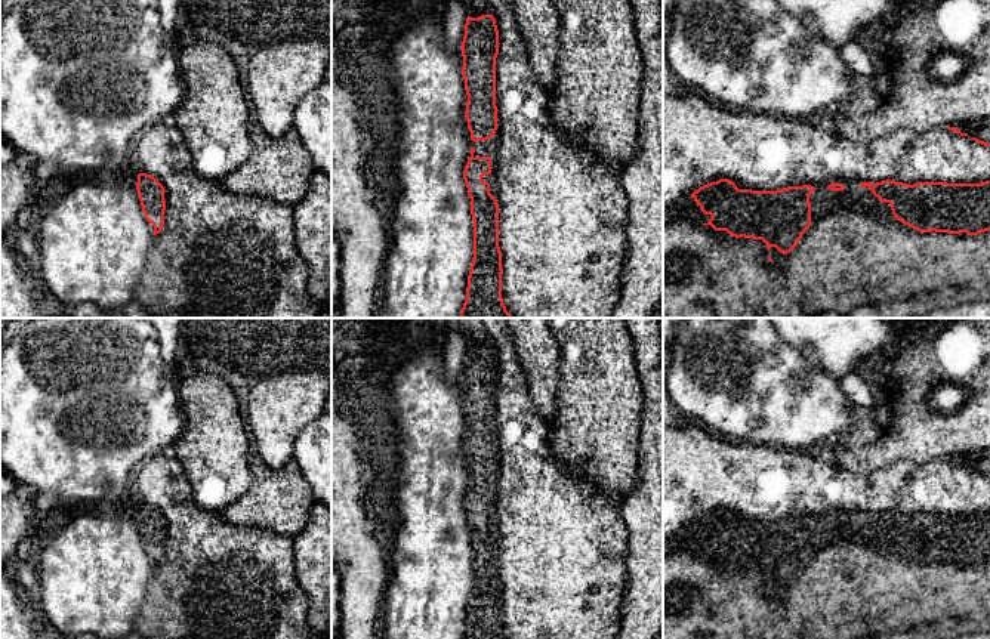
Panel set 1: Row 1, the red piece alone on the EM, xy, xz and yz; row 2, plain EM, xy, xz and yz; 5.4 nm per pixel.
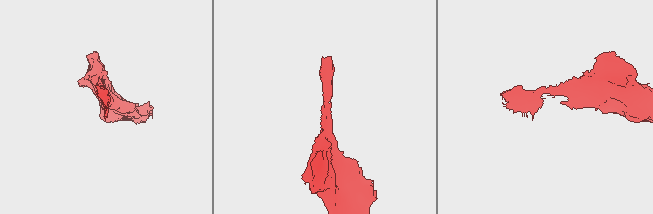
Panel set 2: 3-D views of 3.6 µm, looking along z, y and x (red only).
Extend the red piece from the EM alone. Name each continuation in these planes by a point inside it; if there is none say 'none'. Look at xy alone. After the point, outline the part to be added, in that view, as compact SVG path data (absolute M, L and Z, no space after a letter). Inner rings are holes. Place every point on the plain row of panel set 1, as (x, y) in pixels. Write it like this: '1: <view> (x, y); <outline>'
none

